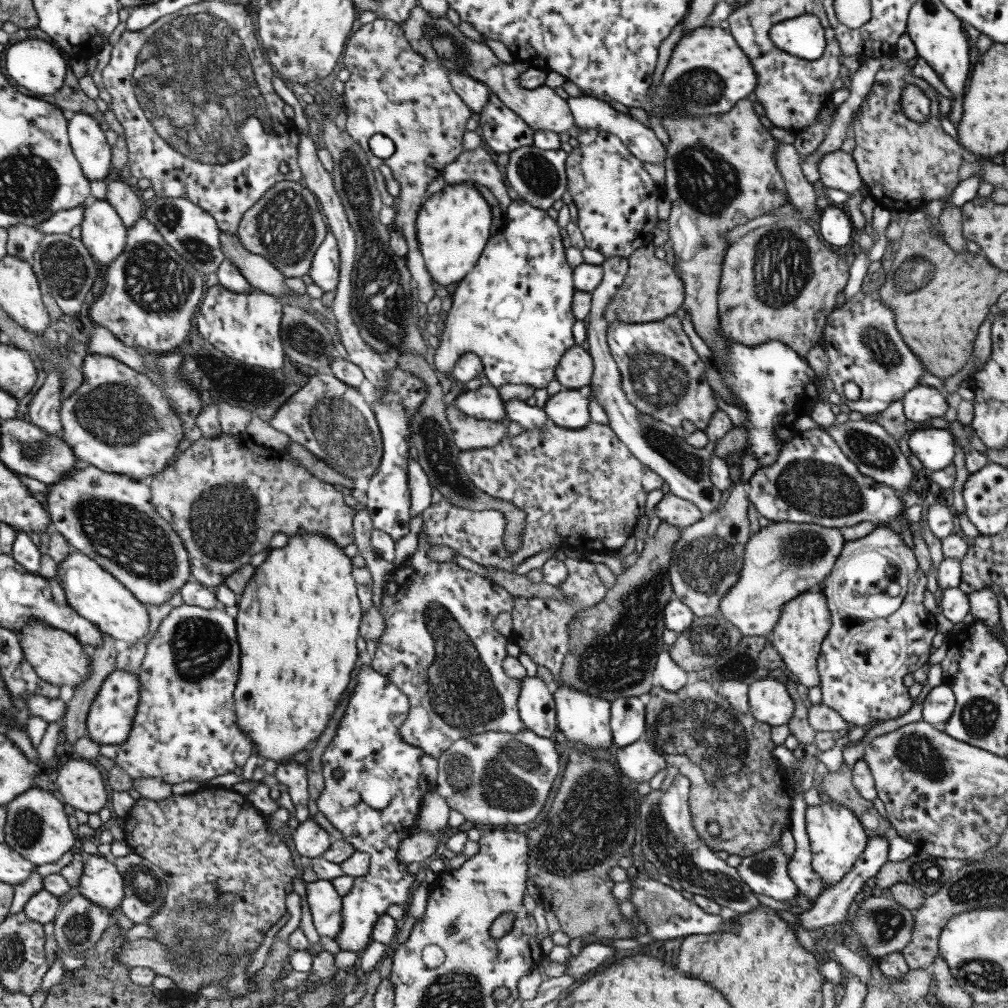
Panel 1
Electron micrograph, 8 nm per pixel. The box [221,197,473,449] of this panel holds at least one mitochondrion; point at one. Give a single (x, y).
(303, 338)

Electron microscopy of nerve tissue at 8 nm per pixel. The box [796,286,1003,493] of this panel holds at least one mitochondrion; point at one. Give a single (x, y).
(868, 449)

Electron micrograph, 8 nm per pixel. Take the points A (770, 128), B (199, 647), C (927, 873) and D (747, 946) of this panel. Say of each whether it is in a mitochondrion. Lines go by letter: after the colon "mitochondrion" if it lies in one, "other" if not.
A: other
B: mitochondrion
C: mitochondrion
D: other

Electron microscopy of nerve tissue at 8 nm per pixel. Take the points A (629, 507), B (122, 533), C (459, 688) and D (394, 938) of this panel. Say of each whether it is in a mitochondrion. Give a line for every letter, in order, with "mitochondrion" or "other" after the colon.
A: other
B: mitochondrion
C: mitochondrion
D: other

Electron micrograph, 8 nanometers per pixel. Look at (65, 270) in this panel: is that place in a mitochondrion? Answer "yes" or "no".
yes

